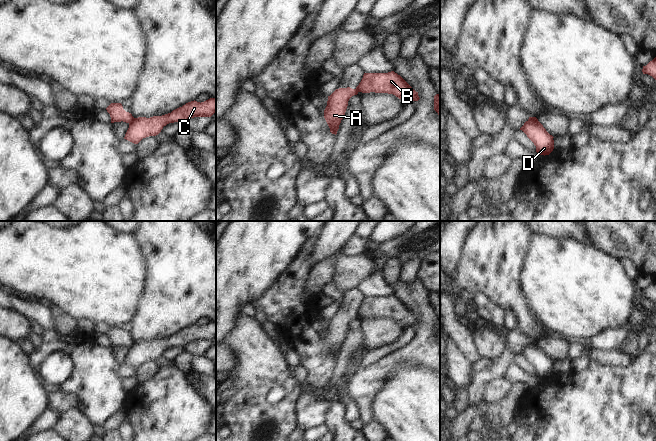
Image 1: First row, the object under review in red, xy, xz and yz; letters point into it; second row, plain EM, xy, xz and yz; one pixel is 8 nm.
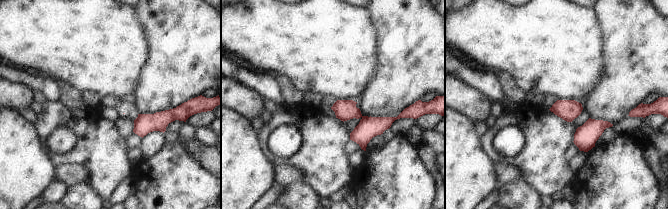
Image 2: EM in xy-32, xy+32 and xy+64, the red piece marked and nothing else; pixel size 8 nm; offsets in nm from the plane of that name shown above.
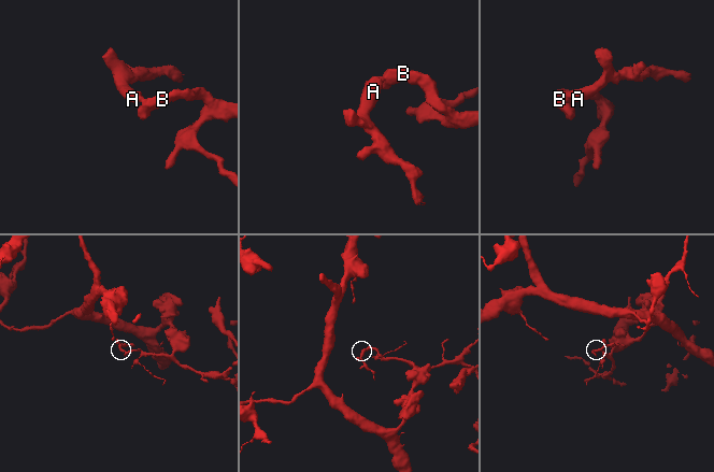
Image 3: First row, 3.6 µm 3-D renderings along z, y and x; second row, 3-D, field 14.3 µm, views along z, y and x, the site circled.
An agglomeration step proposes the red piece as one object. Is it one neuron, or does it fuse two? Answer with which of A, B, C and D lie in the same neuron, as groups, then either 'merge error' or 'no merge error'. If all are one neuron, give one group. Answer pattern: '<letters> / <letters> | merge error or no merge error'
A / B C D | merge error

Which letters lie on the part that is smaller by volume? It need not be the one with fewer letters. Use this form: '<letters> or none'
A

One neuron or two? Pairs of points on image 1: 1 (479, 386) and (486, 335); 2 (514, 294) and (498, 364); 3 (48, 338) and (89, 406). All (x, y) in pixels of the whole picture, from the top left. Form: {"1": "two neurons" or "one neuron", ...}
{"1": "two neurons", "2": "two neurons", "3": "one neuron"}

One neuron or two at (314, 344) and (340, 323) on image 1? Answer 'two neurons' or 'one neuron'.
two neurons

